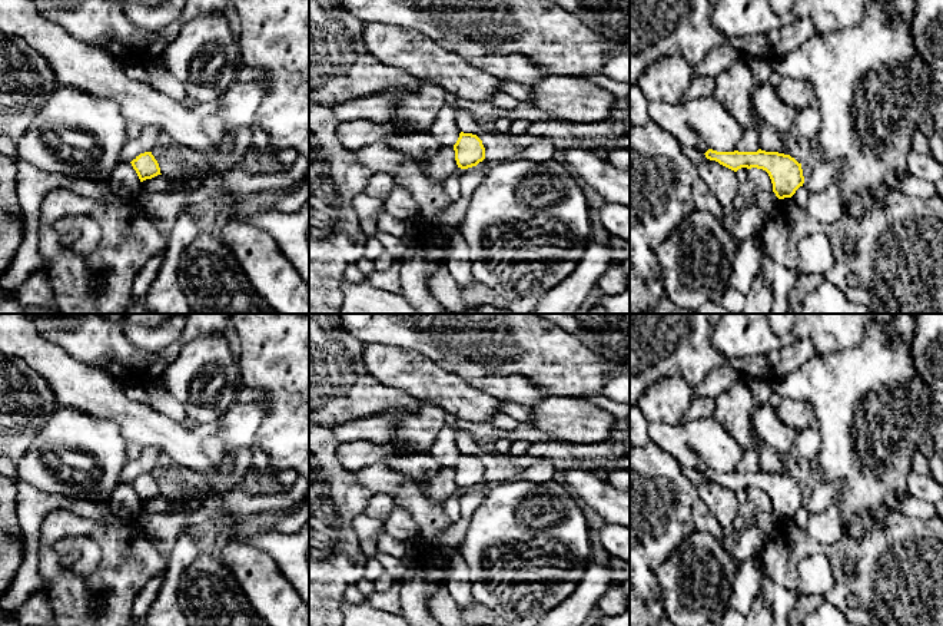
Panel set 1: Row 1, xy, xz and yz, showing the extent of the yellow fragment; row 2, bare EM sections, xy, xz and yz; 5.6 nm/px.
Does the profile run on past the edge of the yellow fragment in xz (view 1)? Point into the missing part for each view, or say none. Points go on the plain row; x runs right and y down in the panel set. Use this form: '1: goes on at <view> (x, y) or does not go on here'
1: does not go on here

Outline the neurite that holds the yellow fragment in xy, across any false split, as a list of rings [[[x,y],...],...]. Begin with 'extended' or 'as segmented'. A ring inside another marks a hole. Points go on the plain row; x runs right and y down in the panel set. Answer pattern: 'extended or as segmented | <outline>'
as segmented | [[[145,473],[136,477],[132,483],[133,490],[136,491],[140,503],[152,500],[160,494],[160,488],[152,473]]]

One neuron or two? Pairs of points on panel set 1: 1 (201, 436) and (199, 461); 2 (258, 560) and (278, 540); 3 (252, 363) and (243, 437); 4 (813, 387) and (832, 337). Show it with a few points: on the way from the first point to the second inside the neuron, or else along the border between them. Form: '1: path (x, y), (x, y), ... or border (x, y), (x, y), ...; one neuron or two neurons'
1: path (198, 441), (198, 456); one neuron
2: border (233, 539), (248, 542), (265, 550), (286, 578); two neurons
3: border (256, 401), (264, 414), (253, 436); two neurons
4: border (859, 345), (816, 354); two neurons

